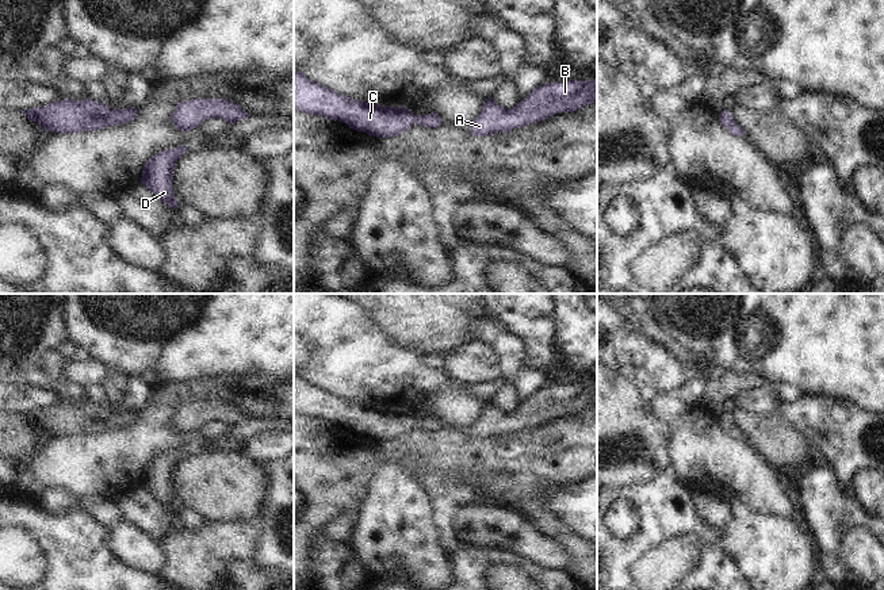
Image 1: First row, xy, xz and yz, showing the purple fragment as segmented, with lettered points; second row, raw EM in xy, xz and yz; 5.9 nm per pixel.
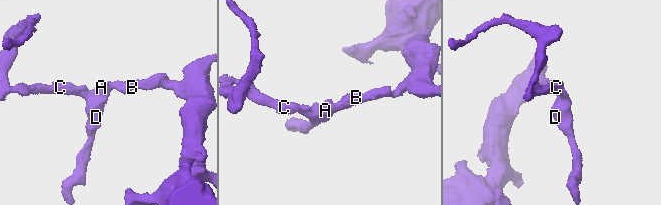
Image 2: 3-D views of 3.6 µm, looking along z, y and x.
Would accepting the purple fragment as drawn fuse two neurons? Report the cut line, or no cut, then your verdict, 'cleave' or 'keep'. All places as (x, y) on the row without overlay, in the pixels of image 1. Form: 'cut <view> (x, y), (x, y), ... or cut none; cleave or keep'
cut none; keep

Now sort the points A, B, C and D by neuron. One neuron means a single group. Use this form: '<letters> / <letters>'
A B C D

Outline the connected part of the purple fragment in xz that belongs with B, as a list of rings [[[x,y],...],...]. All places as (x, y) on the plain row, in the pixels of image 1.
[[[597,383],[547,386],[537,388],[524,403],[506,413],[489,401],[471,426],[474,440],[509,436],[559,415],[574,415],[597,403]]]

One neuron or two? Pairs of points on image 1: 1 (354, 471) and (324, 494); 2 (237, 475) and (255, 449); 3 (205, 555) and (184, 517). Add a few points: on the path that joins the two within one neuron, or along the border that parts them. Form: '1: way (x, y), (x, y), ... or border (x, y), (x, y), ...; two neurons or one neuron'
1: way (347, 471), (330, 487); one neuron
2: border (242, 451), (251, 459), (260, 463); two neurons
3: border (205, 521), (192, 529), (179, 528); two neurons

